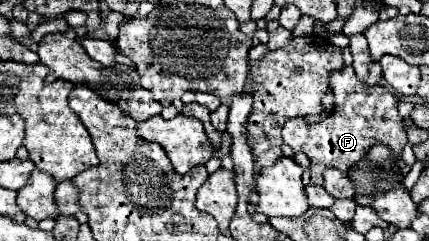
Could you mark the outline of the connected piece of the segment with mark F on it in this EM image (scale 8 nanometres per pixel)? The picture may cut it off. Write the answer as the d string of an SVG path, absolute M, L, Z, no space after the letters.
M342 67L340 71L334 71L330 75L328 87L334 93L334 109L330 115L326 115L317 123L308 122L302 117L291 118L282 128L283 142L290 145L294 153L302 151L310 157L310 183L322 187L326 167L344 173L358 167L358 163L368 155L368 151L380 143L392 151L392 155L396 157L396 169L406 175L408 167L402 161L402 149L406 147L408 139L402 127L404 121L396 109L398 99L384 87L364 87L364 83L356 79L352 67Z

